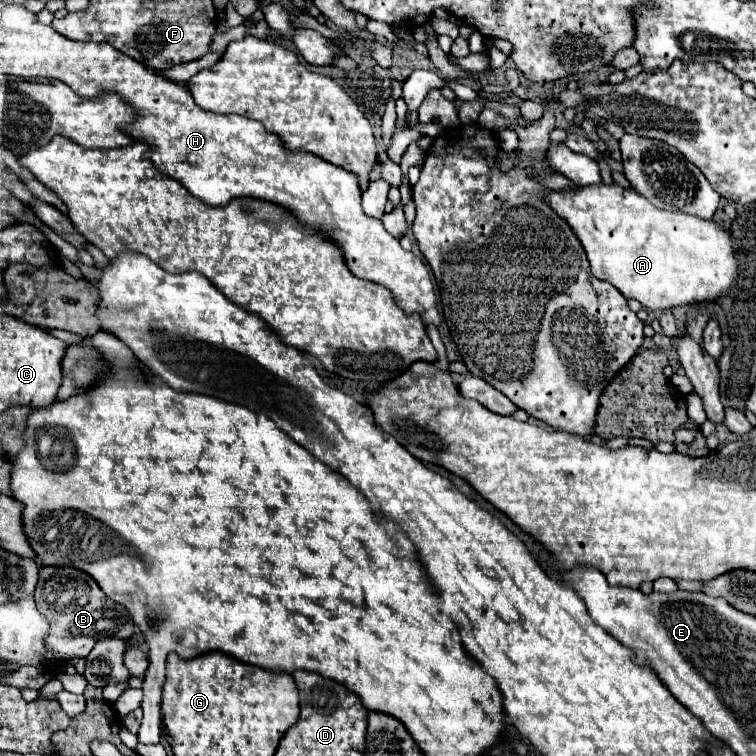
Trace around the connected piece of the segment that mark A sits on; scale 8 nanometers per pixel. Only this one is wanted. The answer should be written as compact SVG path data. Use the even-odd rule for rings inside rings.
M603 182L549 192L547 204L579 238L593 276L613 284L625 298L635 298L645 308L665 310L715 302L735 282L737 260L731 234L713 220L655 208L635 190Z

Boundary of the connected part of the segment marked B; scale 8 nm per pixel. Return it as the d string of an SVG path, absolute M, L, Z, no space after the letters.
M41 566L35 588L35 606L49 620L49 632L45 636L47 660L85 658L97 640L109 636L129 640L135 632L135 624L127 608L109 600L99 584L87 572L77 568Z

